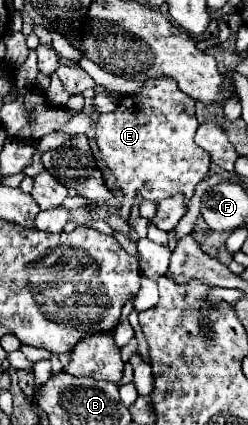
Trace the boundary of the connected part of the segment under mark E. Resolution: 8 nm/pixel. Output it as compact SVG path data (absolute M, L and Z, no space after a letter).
M169 76L147 78L143 82L141 92L125 94L119 100L115 112L97 116L95 140L97 140L99 152L101 152L103 166L107 170L111 170L111 174L115 176L117 188L121 188L121 192L123 192L121 218L127 218L137 196L152 202L159 202L163 198L181 194L185 198L185 208L189 206L189 200L195 194L195 186L207 176L209 162L211 162L209 154L193 142L197 126L199 126L199 122L195 118L195 100L187 98L187 94L183 94L179 90L175 78L169 78Z

